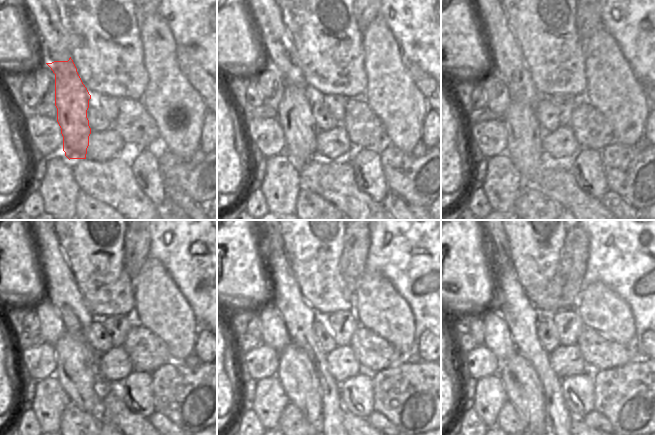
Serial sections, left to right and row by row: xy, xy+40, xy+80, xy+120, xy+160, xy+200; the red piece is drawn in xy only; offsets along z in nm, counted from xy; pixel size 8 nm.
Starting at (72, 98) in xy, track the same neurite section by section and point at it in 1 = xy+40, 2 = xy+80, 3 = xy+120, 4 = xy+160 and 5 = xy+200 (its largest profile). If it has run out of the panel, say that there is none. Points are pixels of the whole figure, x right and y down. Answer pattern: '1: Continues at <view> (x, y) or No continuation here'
1: Continues at xy+40 (294, 115)
2: Continues at xy+80 (524, 134)
3: Continues at xy+120 (74, 372)
4: Continues at xy+160 (296, 374)
5: Continues at xy+200 (523, 388)

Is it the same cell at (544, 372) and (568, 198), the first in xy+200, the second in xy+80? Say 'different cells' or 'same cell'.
different cells

